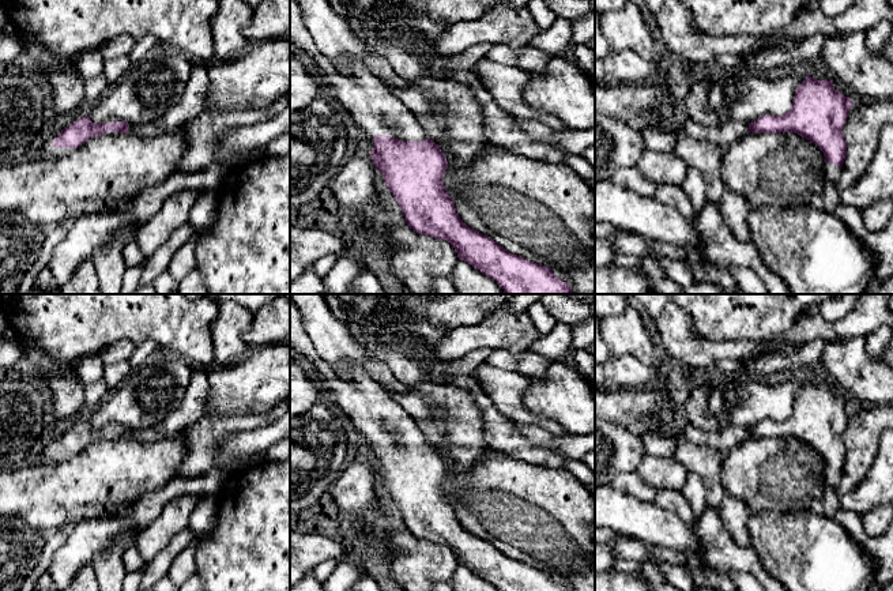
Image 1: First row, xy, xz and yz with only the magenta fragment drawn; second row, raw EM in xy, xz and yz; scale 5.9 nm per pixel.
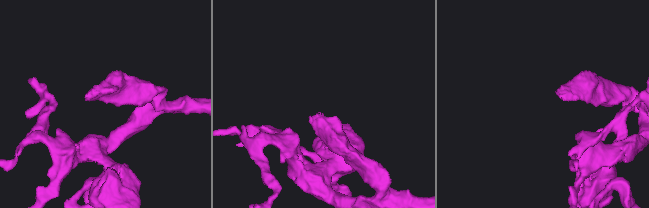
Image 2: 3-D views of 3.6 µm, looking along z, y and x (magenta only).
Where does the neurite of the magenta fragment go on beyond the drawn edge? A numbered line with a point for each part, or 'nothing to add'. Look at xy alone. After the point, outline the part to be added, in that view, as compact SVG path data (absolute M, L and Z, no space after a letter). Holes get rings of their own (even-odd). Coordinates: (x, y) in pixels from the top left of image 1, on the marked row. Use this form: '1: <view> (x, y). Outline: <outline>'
1: xy (46, 150). Outline: M48 131L42 136L42 143L41 143L41 155L48 157L48 158L61 158L68 155L69 153L75 151L76 148L68 148L68 147L53 147L52 142L59 138L61 133L60 131Z

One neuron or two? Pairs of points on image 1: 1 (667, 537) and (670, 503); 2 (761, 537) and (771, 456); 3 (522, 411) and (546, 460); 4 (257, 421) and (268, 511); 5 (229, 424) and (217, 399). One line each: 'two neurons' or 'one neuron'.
1: two neurons
2: two neurons
3: two neurons
4: two neurons
5: two neurons

